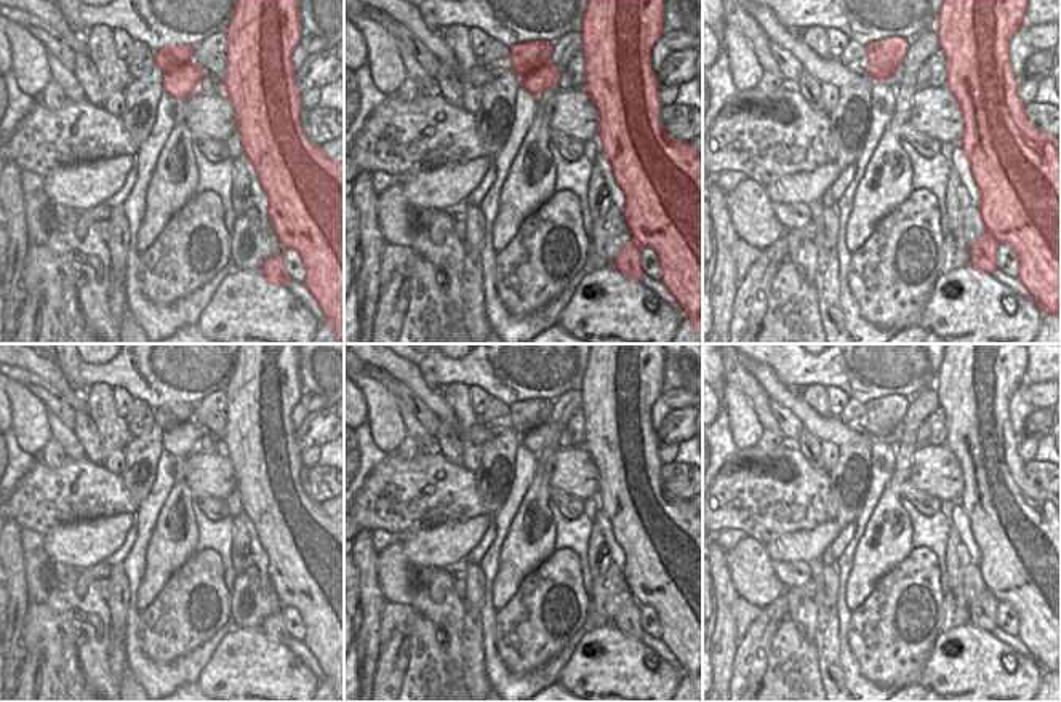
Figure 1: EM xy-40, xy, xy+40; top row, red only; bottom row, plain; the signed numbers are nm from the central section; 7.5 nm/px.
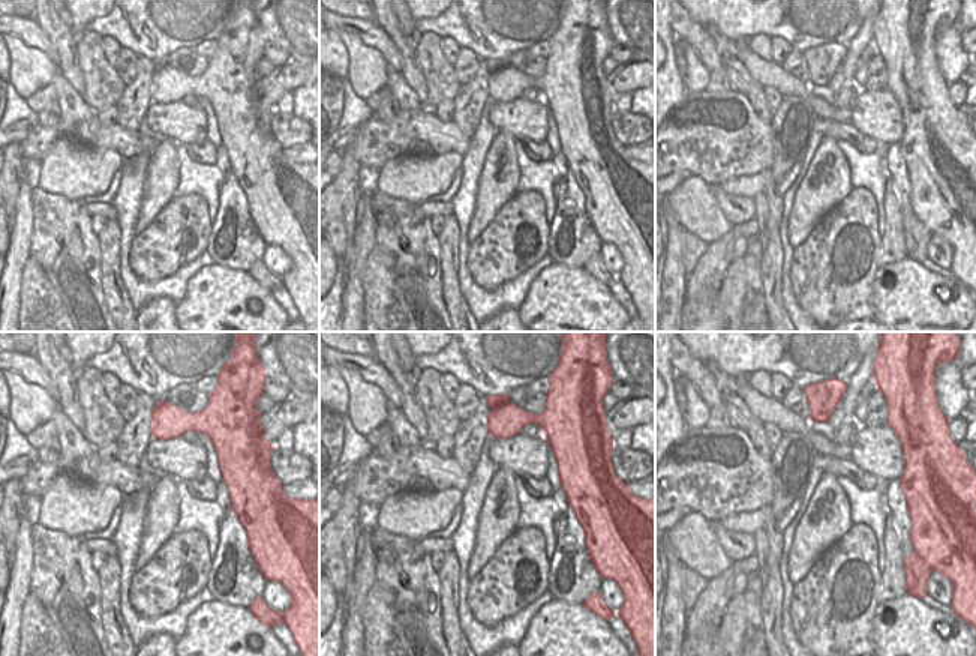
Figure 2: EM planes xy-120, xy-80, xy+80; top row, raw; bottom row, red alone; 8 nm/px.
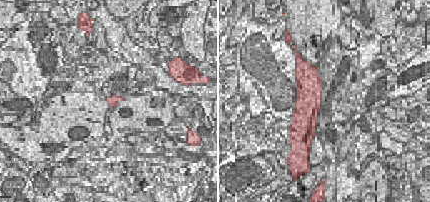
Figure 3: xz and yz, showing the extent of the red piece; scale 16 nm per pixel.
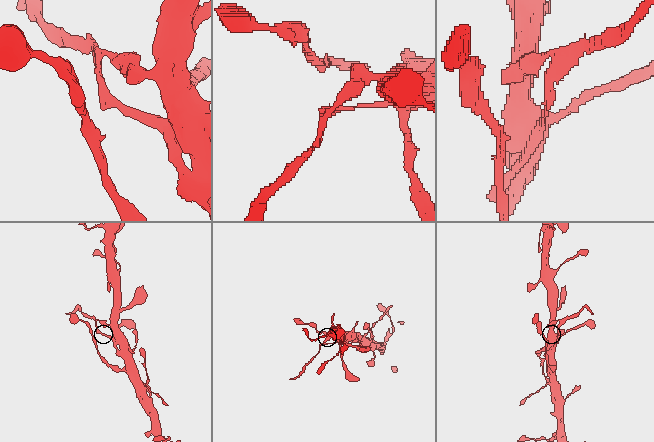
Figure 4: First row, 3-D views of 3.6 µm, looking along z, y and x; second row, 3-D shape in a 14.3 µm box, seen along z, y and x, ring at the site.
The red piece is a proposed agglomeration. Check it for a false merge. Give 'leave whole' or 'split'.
split

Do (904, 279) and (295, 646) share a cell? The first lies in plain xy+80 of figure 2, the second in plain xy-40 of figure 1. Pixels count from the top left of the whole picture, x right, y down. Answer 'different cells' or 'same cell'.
different cells

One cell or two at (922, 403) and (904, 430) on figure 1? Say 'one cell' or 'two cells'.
one cell

